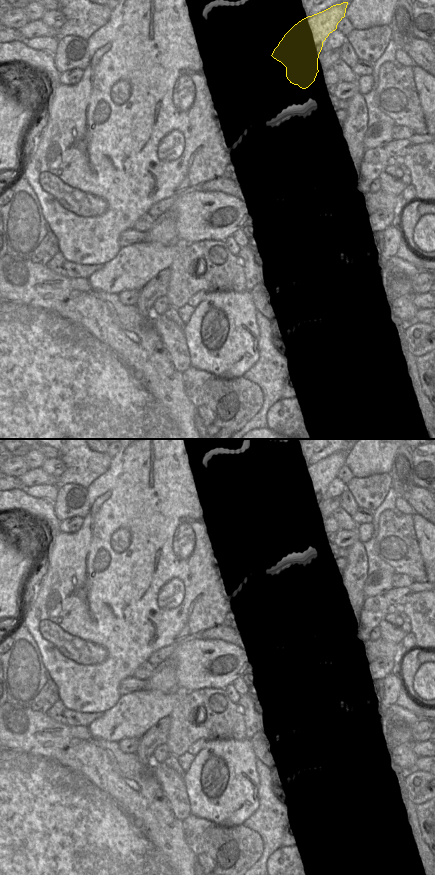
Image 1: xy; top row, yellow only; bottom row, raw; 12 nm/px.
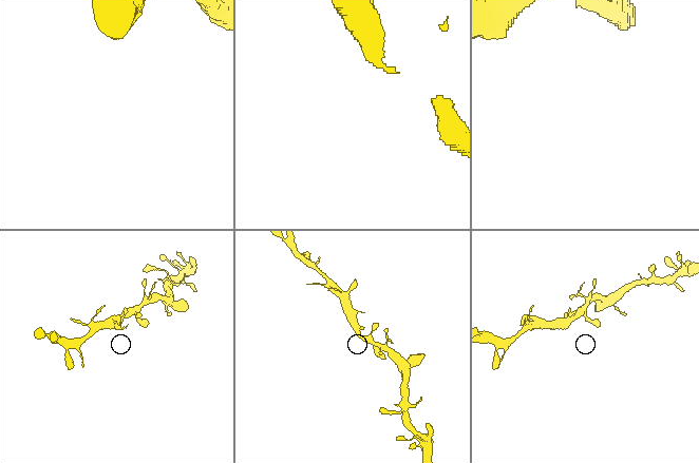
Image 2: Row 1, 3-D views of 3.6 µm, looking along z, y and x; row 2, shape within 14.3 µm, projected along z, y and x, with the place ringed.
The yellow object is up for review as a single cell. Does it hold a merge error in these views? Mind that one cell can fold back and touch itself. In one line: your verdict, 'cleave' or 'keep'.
keep

